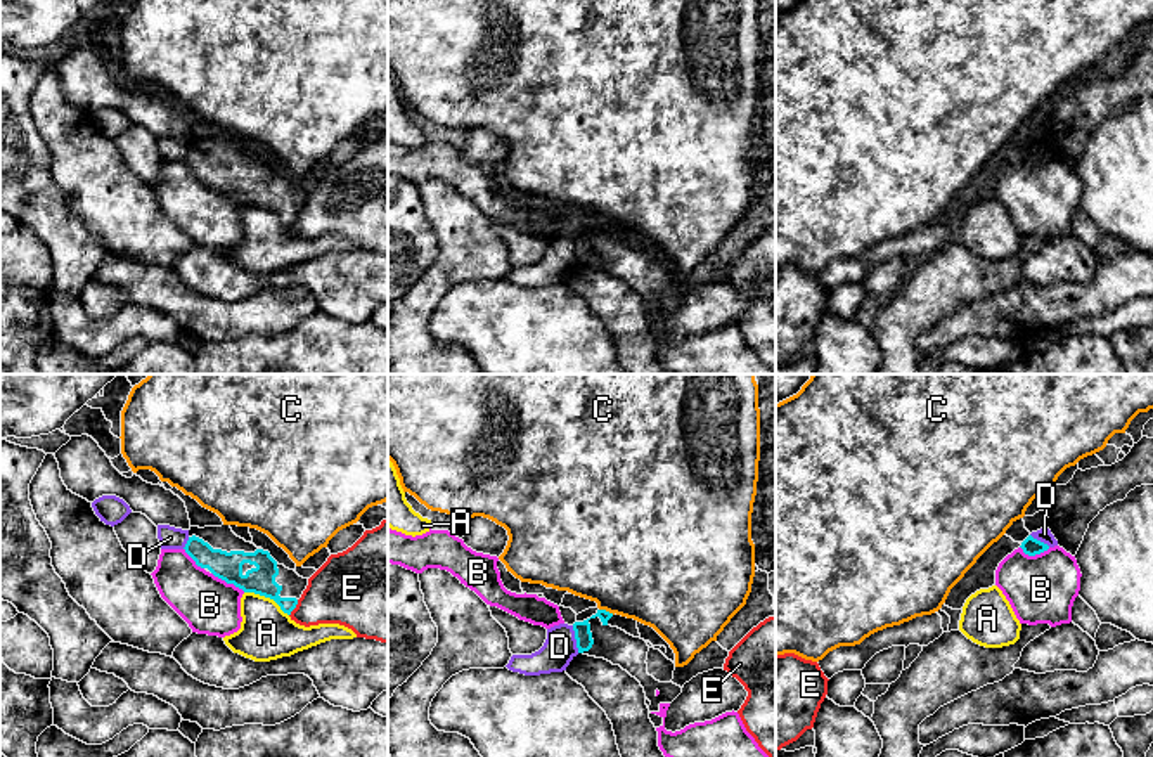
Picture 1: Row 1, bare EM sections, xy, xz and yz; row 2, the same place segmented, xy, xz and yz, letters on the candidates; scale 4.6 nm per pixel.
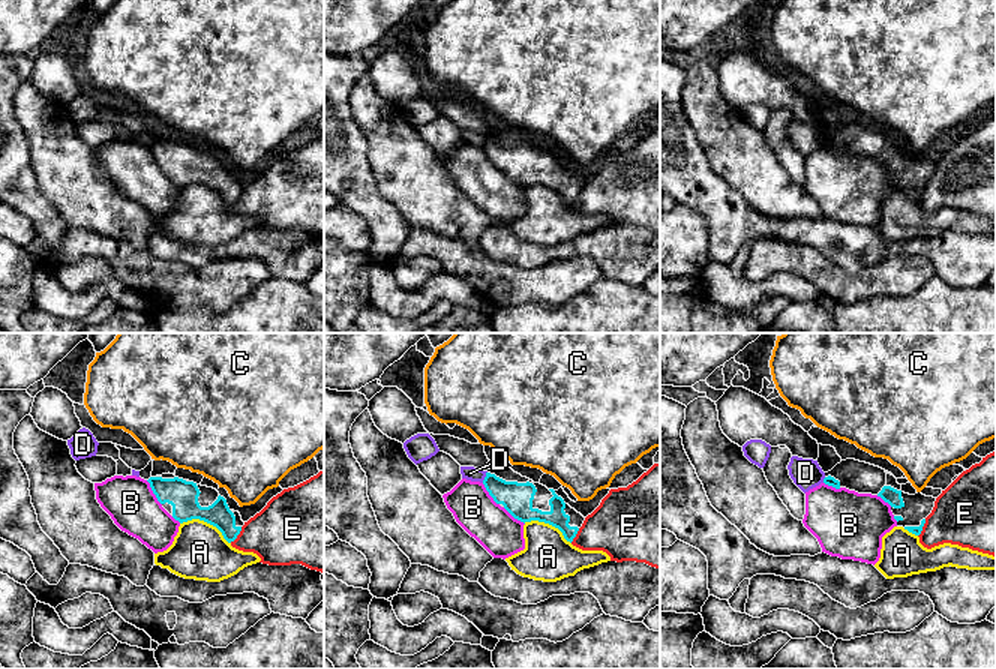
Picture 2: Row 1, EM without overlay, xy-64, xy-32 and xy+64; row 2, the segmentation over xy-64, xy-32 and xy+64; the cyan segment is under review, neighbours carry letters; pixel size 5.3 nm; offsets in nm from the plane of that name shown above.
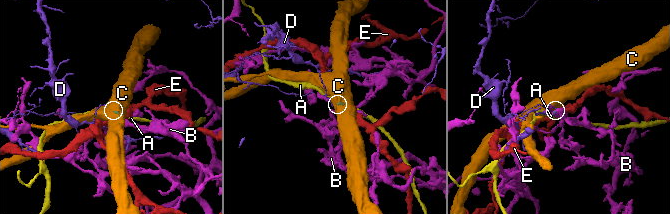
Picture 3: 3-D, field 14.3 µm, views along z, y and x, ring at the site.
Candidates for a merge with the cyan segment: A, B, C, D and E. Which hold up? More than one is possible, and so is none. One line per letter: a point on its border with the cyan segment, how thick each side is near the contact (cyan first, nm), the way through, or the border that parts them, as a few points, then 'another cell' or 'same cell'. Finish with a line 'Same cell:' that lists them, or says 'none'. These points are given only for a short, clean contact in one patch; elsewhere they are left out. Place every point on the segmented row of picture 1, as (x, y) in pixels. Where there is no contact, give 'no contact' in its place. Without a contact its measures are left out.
A: contact xy (267, 596); calibres 130 and 240 nm; border xy (244, 591), (269, 596), (288, 615); another cell
B: contact xy (229, 582); calibres 130 and 260 nm; another cell
C: contact xz (605, 610); calibres 80 and 480 nm; border xz (599, 608), (613, 614); another cell
D: contact xz (575, 638); calibres 80 and 150 nm; border xz (572, 626), (579, 652); another cell
E: contact xy (295, 607); calibres 130 and 320 nm; border xy (298, 600), (289, 615); another cell
Same cell: none

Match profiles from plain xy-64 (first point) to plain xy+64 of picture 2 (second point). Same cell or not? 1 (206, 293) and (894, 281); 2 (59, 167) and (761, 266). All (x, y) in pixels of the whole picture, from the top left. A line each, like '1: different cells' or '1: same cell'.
1: same cell
2: different cells

